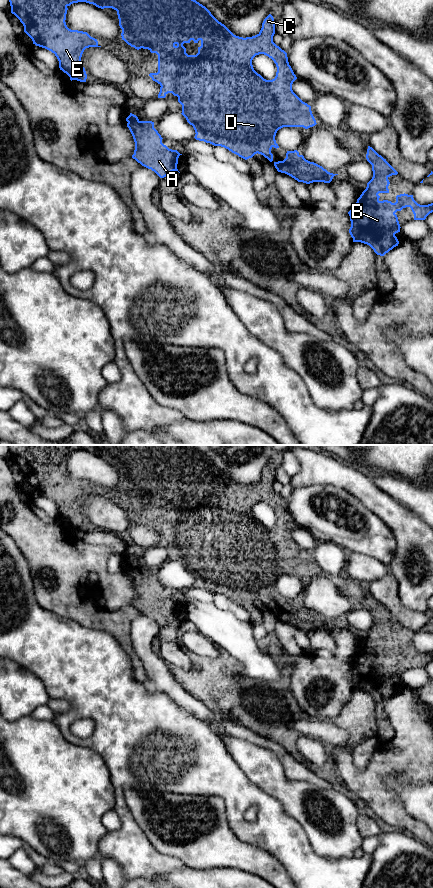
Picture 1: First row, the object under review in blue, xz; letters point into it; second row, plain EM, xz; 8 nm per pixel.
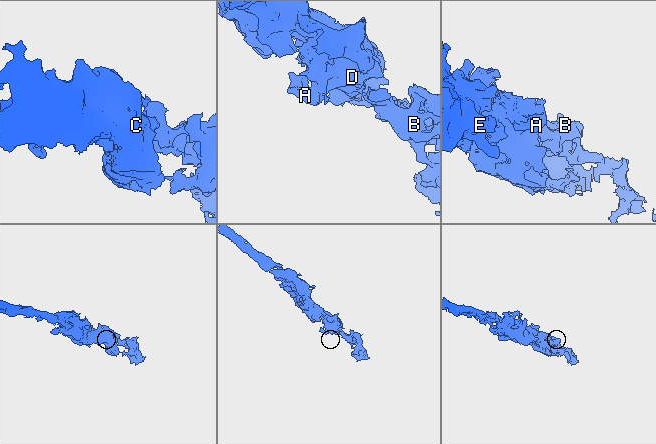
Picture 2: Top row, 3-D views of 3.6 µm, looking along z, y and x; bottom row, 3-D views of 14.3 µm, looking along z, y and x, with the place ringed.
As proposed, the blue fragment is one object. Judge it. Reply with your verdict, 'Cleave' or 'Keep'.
Keep

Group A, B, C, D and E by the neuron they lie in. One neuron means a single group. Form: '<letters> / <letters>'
A B C D E

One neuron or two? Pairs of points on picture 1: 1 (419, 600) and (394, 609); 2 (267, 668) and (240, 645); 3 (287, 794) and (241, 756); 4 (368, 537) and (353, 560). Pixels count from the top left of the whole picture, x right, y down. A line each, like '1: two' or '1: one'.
1: two
2: one
3: one
4: two

